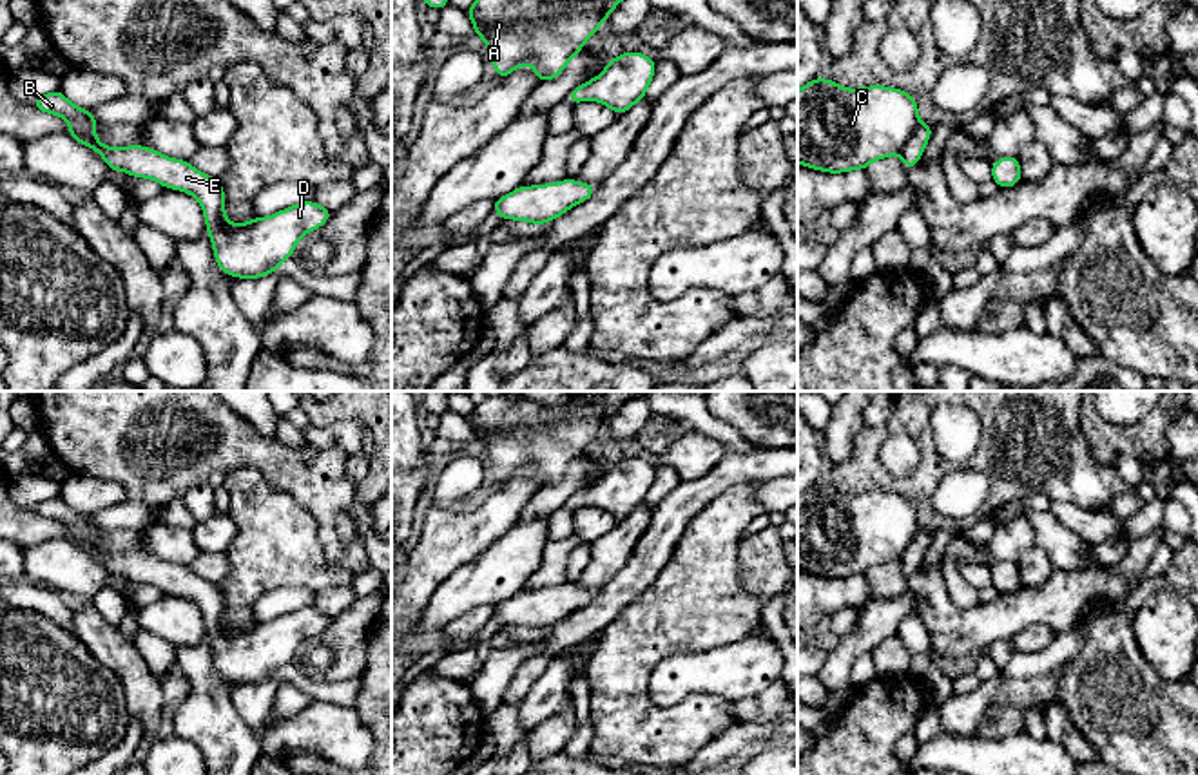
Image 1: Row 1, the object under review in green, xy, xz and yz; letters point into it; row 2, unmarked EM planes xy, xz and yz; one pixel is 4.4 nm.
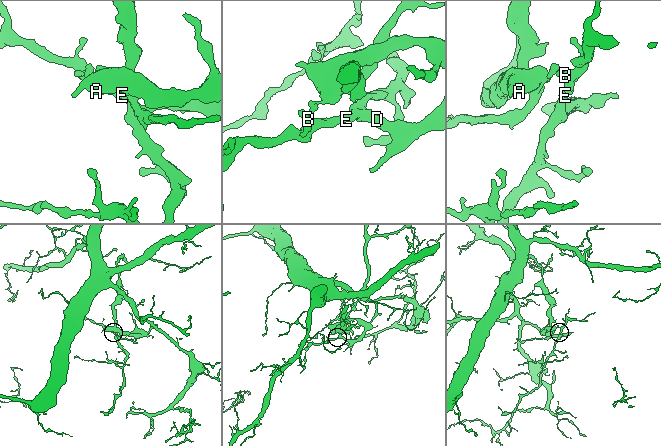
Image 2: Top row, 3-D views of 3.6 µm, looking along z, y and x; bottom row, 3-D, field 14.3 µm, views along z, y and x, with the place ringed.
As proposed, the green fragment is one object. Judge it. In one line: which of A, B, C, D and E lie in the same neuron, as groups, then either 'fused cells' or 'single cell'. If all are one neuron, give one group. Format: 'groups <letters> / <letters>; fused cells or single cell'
groups A B C D E; single cell

